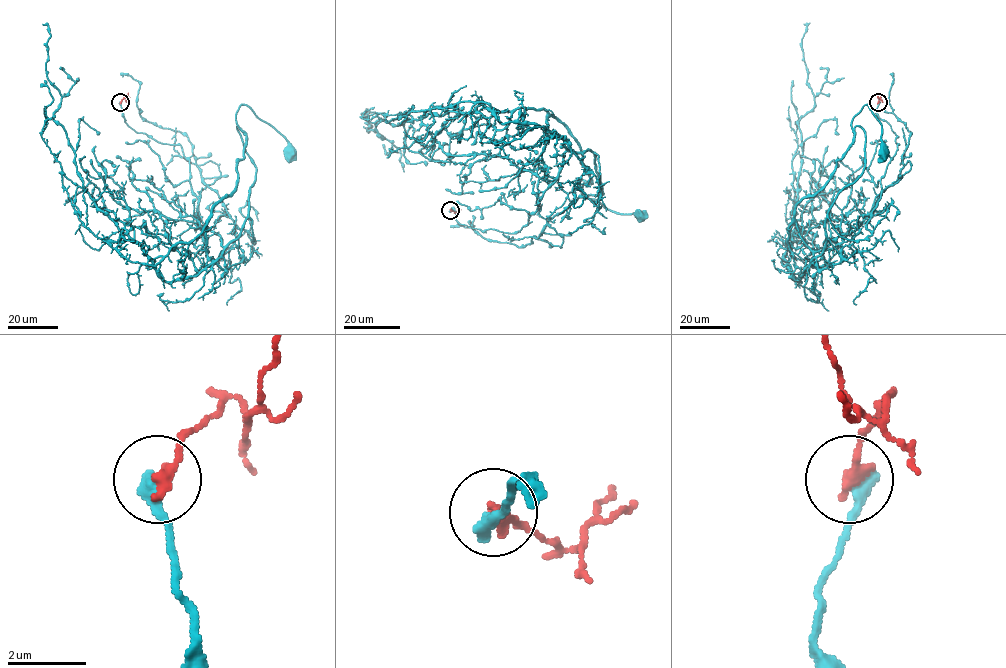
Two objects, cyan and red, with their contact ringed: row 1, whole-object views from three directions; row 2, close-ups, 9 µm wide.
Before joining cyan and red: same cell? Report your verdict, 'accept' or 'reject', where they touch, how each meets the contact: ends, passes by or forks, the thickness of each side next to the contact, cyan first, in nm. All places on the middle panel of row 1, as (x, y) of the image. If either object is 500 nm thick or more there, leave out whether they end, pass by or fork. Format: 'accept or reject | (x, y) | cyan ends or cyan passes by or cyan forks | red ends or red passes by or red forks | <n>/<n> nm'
reject | (450, 210) | cyan ends | red ends | 380/360 nm

